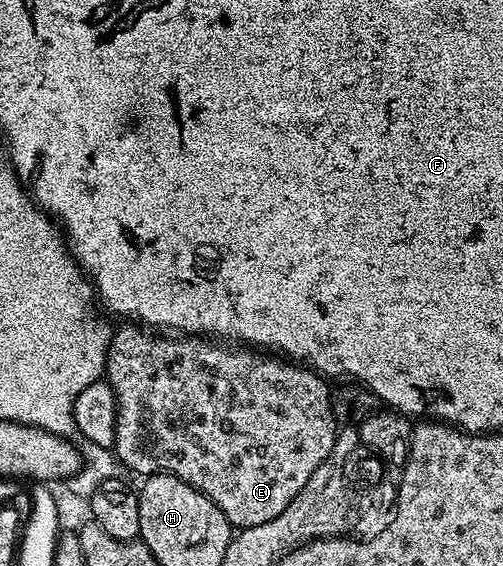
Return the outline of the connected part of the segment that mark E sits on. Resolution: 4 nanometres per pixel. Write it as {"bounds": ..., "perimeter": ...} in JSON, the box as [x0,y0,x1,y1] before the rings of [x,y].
{"bounds":[106,324,338,528],"perimeter":[[[140,324],[121,326],[124,327],[113,333],[112,343],[108,345],[106,367],[106,381],[112,385],[112,391],[116,394],[114,453],[121,467],[125,471],[133,470],[134,473],[140,474],[139,476],[172,474],[176,478],[180,478],[210,500],[214,500],[214,504],[218,504],[218,508],[234,528],[266,524],[277,518],[302,492],[307,481],[314,476],[314,472],[317,472],[319,466],[327,461],[335,446],[338,423],[332,414],[333,391],[330,389],[329,383],[307,365],[285,360],[272,352],[261,352],[256,348],[233,348],[231,345],[221,344],[208,336],[161,336]]]}

